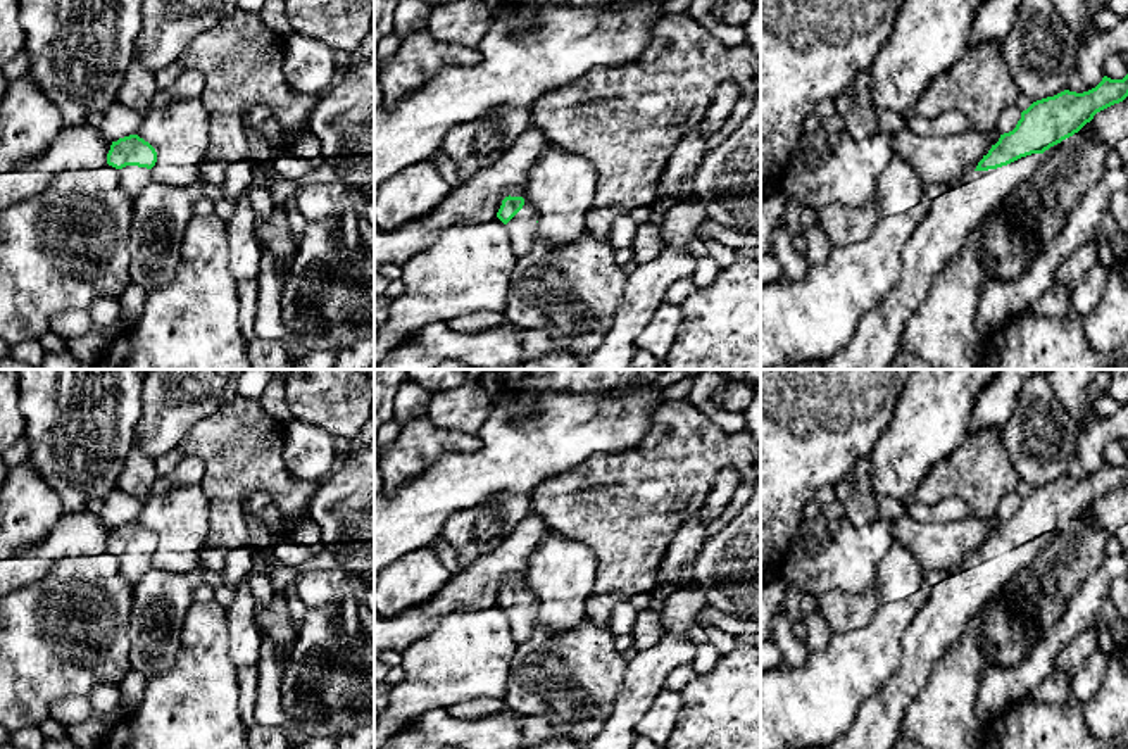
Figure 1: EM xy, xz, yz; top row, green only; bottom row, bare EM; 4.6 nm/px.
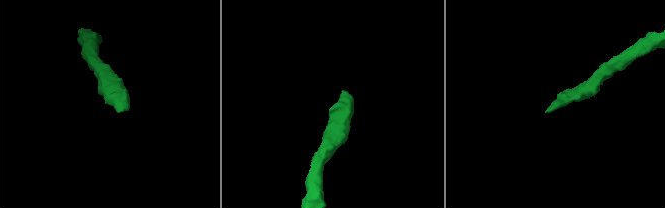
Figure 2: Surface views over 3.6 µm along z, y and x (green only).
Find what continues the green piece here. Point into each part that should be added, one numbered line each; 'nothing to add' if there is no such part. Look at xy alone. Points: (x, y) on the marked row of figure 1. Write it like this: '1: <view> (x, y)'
1: xy (133, 180)

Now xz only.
1: xz (521, 228)

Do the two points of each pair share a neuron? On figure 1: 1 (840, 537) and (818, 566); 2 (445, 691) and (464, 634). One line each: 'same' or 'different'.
1: same
2: same

